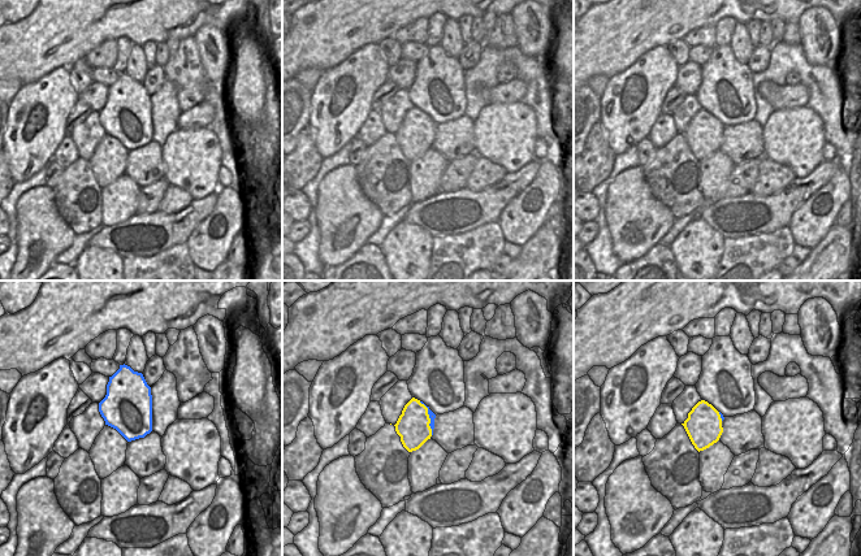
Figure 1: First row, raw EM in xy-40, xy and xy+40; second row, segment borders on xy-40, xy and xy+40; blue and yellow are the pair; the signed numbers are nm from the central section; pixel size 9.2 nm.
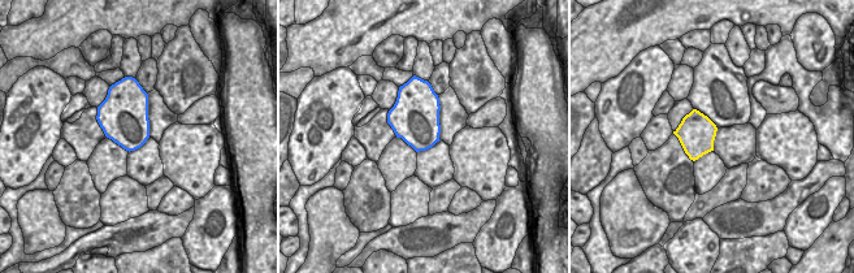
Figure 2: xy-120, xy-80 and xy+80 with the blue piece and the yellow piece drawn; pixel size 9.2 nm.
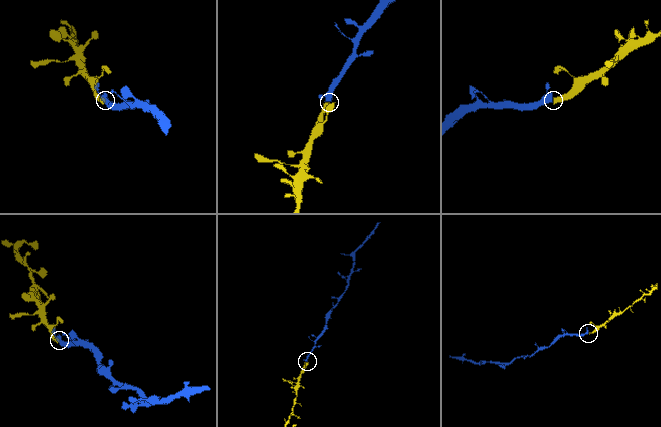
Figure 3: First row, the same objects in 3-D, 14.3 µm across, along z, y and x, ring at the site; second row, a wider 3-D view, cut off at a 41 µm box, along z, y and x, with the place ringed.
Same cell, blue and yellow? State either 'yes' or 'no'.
no

